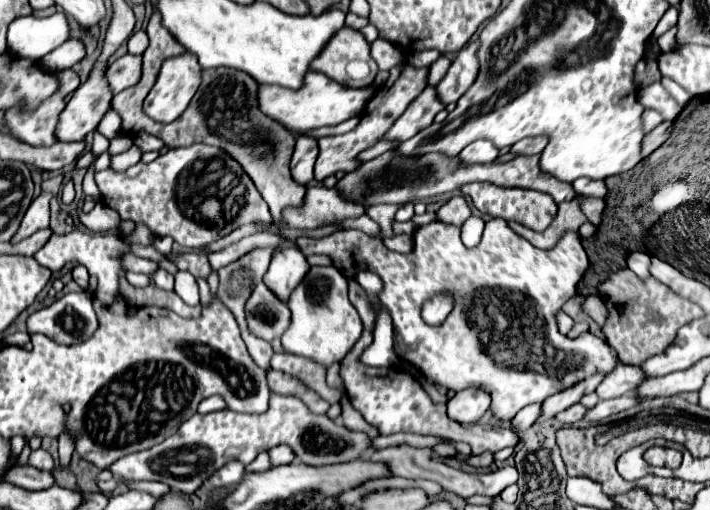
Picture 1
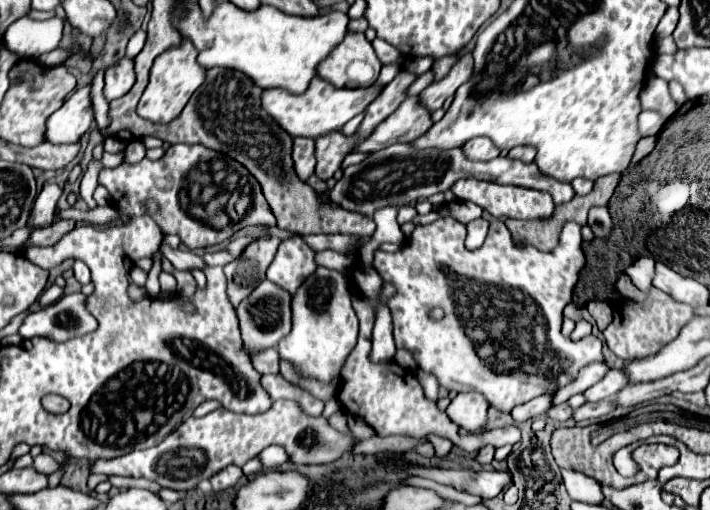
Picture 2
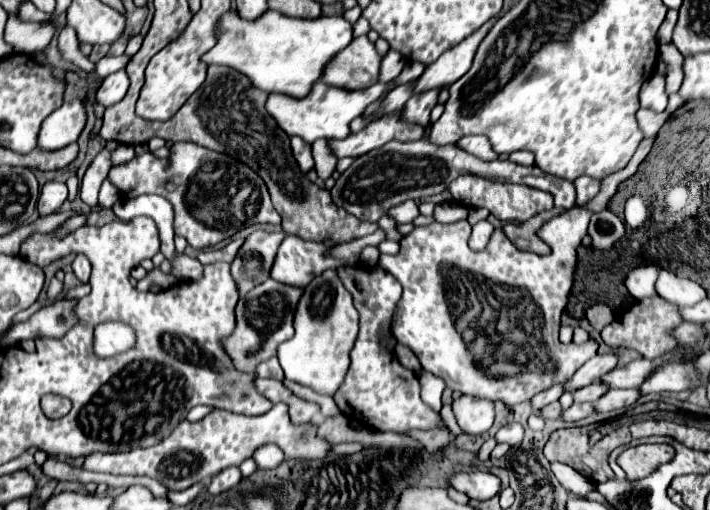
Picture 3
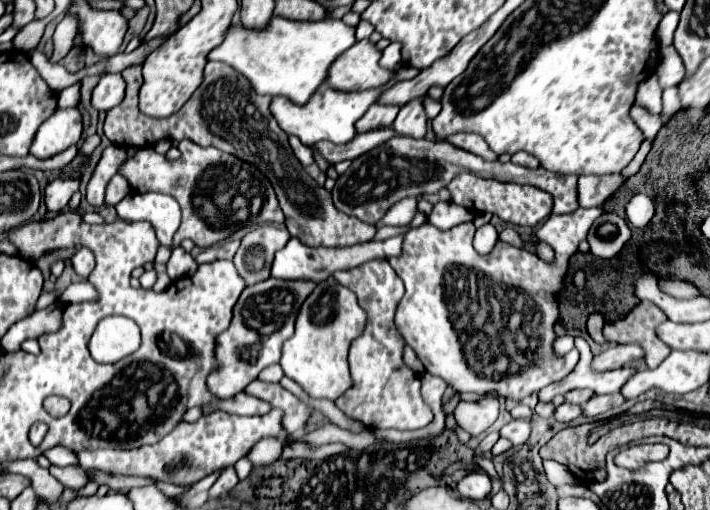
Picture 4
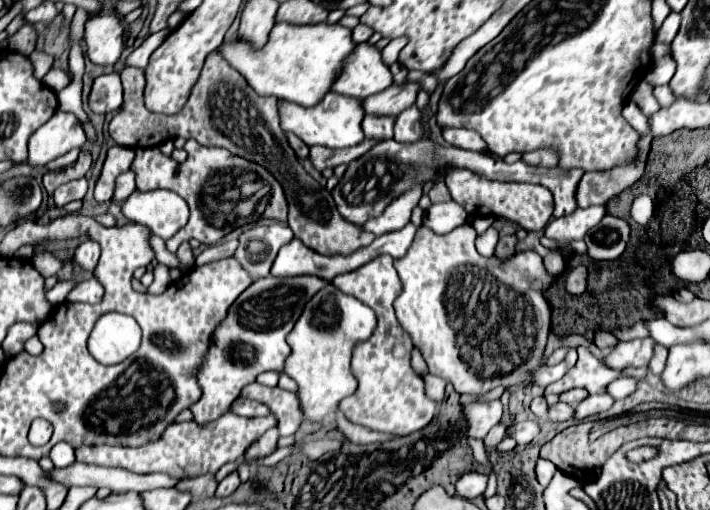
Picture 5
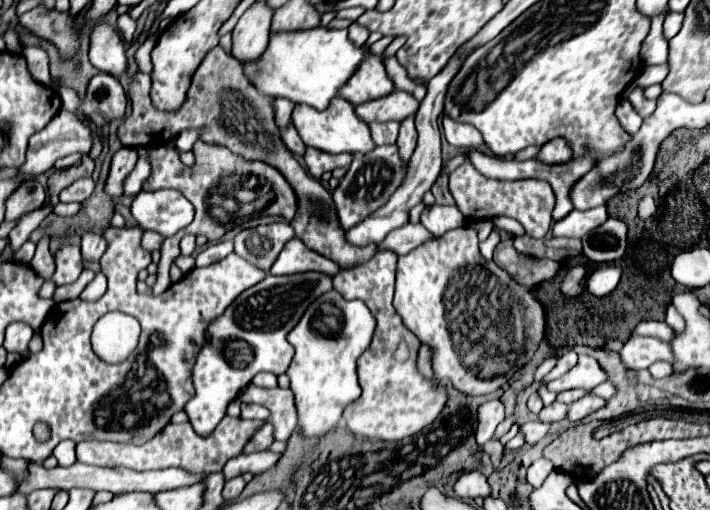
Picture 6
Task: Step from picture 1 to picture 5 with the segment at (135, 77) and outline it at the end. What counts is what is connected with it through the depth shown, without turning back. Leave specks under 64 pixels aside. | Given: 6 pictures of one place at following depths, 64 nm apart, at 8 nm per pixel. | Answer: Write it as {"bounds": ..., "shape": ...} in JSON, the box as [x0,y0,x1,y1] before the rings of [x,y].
{"bounds":[90,72,122,114],"shape":[[[116,72],[102,74],[94,80],[90,92],[90,110],[96,114],[118,112],[122,104],[122,82]]]}

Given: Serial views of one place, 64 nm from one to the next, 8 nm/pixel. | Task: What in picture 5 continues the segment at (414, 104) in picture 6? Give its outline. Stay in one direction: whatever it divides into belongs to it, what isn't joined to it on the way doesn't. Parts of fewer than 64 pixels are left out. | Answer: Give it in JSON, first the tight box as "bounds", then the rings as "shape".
{"bounds":[364,82,422,116],"shape":[[[404,82],[404,84],[392,84],[384,92],[378,92],[376,96],[368,96],[364,100],[364,110],[366,114],[392,114],[398,116],[408,104],[416,102],[418,92],[422,86],[418,82]]]}

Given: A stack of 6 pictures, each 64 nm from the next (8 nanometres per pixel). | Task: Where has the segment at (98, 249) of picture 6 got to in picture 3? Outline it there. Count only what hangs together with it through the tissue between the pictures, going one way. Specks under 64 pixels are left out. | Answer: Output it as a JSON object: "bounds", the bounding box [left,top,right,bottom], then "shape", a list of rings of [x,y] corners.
{"bounds":[72,256,92,284],"shape":[[[76,256],[74,262],[72,262],[72,268],[74,268],[76,278],[86,284],[88,278],[90,278],[90,268],[92,268],[92,266],[88,264],[88,258],[86,258],[86,256]]]}

